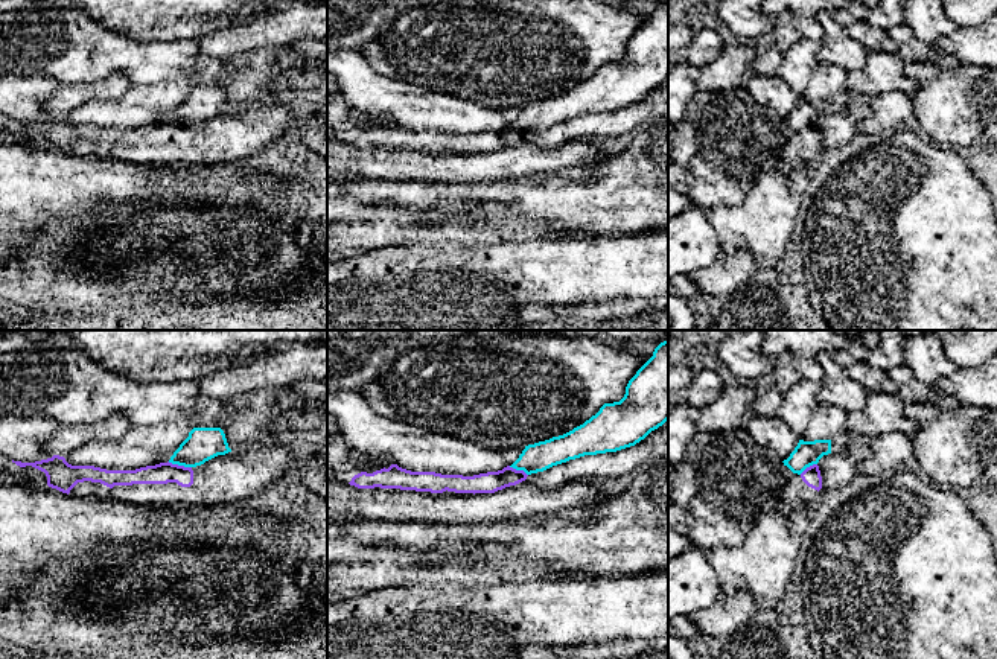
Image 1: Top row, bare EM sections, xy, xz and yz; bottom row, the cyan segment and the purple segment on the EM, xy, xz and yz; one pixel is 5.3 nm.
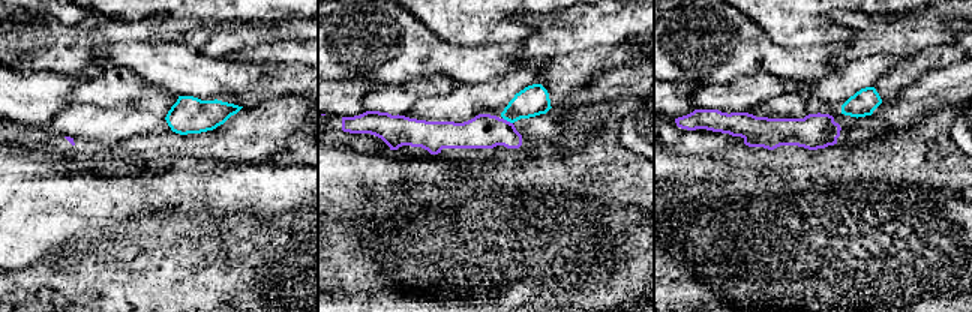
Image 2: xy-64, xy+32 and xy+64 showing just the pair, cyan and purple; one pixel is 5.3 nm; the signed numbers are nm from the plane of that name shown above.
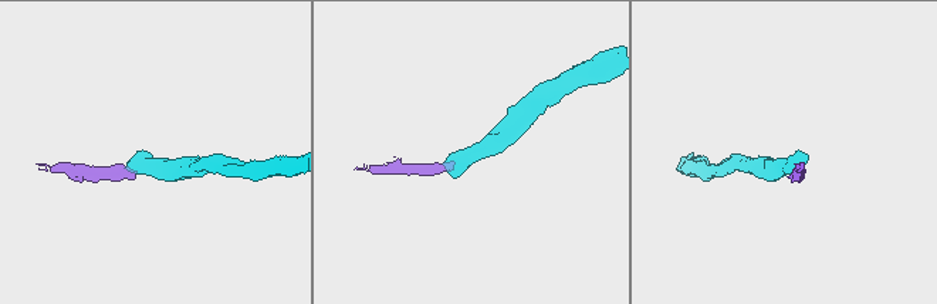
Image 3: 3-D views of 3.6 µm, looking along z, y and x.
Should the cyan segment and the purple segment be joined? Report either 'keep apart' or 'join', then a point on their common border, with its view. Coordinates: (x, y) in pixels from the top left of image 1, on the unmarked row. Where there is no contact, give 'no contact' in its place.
keep apart; meets cyan in xy at (180, 124)

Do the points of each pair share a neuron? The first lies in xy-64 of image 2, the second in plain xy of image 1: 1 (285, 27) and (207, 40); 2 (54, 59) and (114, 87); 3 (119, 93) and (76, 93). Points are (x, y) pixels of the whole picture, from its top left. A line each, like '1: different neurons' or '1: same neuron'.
1: same neuron
2: different neurons
3: same neuron

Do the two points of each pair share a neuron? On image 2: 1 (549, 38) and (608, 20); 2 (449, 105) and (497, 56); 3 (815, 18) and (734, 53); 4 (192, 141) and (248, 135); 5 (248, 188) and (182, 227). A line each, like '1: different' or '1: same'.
1: same
2: different
3: different
4: same
5: different

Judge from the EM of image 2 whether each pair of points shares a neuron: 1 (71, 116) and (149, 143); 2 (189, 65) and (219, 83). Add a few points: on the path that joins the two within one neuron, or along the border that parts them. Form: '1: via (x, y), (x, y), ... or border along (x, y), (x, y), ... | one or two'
1: border along (152, 131), (128, 137), (107, 149) | two
2: via (197, 72), (212, 78) | one

